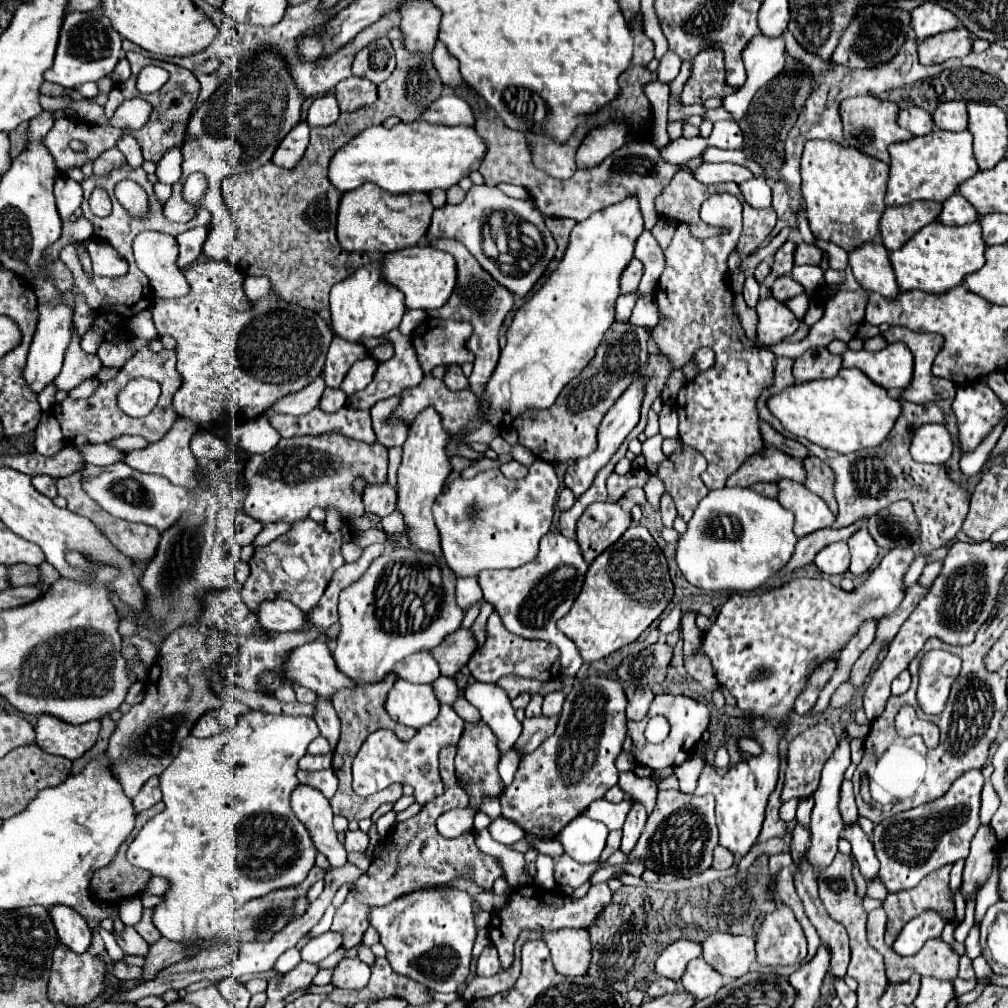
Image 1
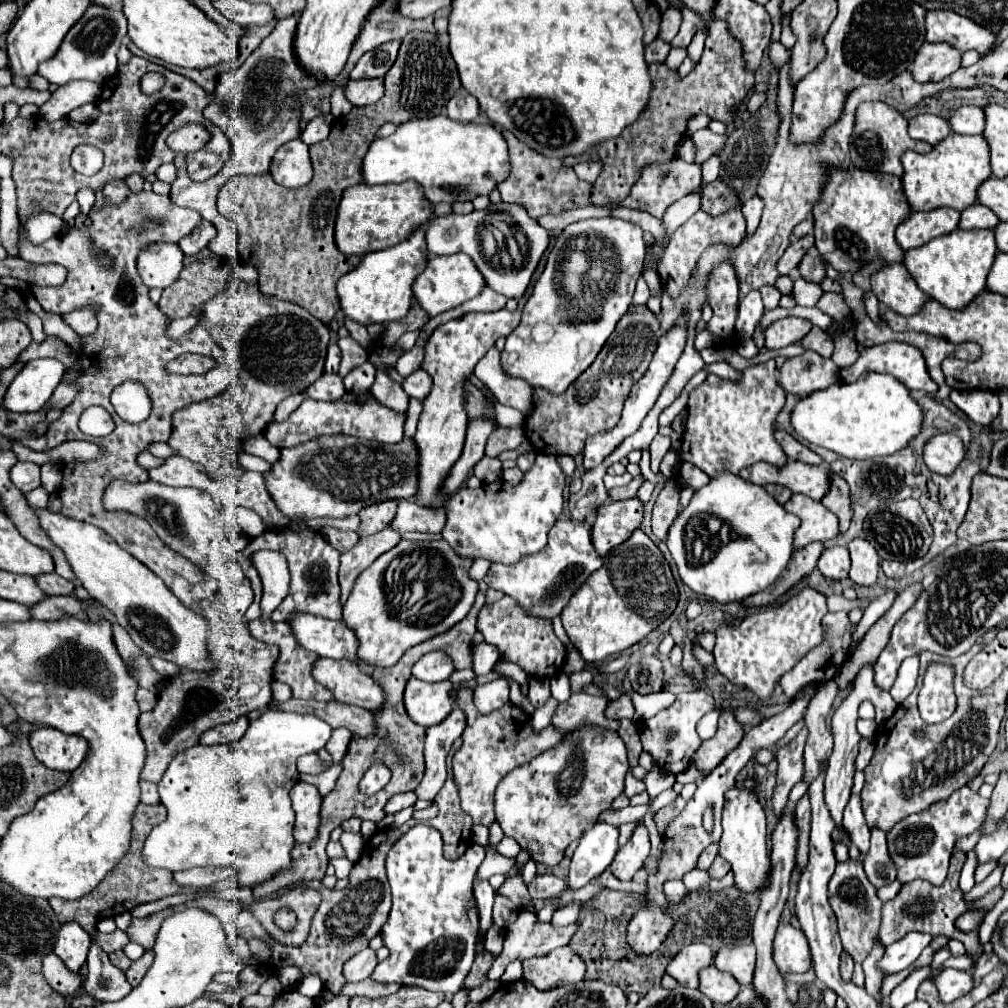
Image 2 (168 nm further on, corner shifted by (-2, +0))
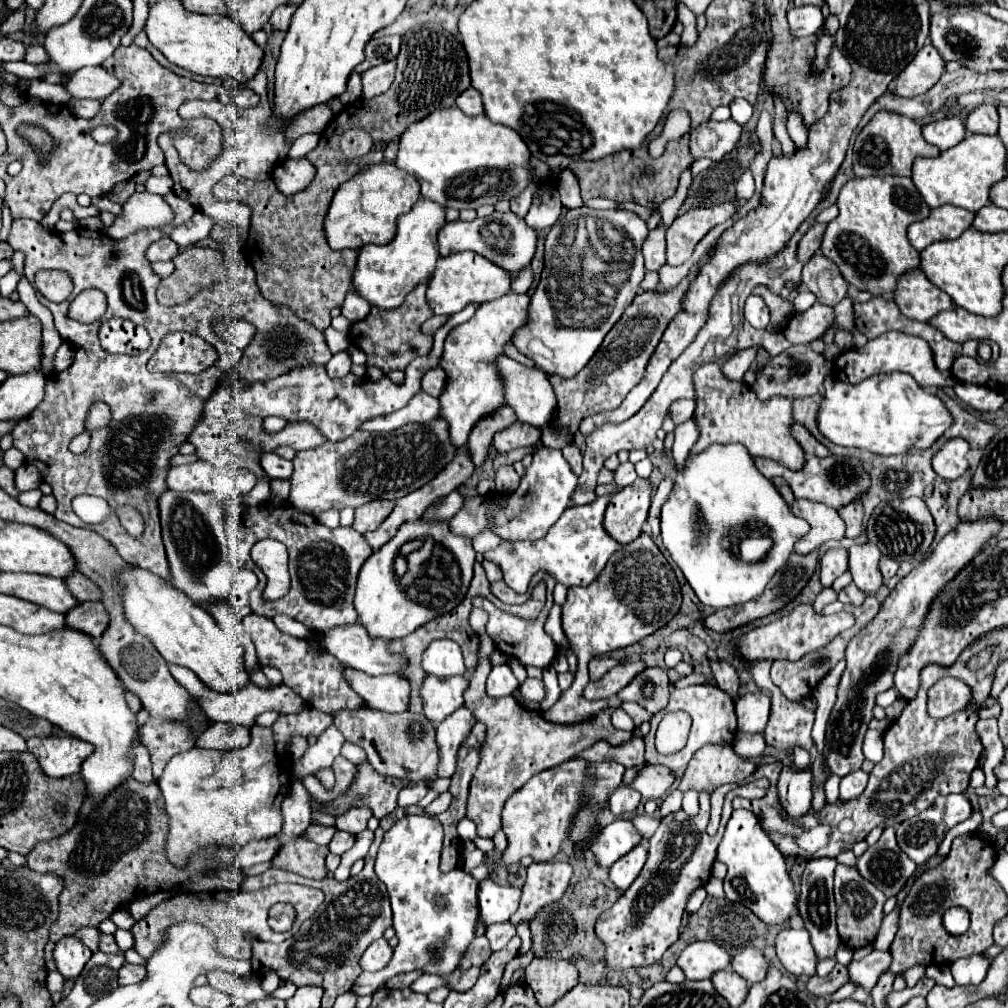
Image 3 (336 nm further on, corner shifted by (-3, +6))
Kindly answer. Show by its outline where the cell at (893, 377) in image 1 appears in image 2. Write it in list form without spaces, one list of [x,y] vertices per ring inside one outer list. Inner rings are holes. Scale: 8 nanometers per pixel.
[[[885,342],[879,346],[871,346],[871,348],[863,348],[859,352],[859,358],[853,366],[849,368],[841,368],[841,380],[843,382],[855,382],[859,380],[861,374],[865,372],[883,372],[883,374],[891,374],[897,380],[901,380],[909,390],[925,390],[927,394],[935,394],[937,392],[937,384],[931,380],[927,366],[925,366],[925,358],[921,354],[919,348],[905,344],[905,342]]]

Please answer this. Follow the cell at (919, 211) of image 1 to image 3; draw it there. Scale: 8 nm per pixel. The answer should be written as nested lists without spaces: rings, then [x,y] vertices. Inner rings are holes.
[[[940,206],[930,212],[926,220],[908,226],[908,240],[920,252],[936,240],[958,238],[966,228],[972,226],[974,212],[958,206]]]

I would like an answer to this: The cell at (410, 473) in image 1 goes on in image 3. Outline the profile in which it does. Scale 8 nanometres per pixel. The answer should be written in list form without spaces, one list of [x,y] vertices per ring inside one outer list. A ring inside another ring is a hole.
[[[506,294],[498,300],[482,304],[468,322],[452,328],[446,336],[444,354],[440,358],[440,368],[446,372],[446,386],[438,398],[440,412],[436,418],[448,422],[450,444],[454,448],[468,442],[472,426],[484,418],[484,414],[490,414],[504,404],[502,384],[494,366],[494,358],[502,354],[502,346],[510,342],[514,330],[526,322],[528,304],[528,294]]]

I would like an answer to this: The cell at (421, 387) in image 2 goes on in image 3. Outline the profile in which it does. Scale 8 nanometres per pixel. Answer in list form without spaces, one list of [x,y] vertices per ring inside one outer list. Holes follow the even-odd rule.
[[[432,368],[422,376],[422,390],[430,396],[440,396],[444,388],[444,370],[442,368]]]

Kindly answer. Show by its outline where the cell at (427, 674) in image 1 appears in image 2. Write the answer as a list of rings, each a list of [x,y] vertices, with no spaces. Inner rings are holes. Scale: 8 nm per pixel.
[[[441,650],[429,652],[421,656],[413,666],[413,676],[423,682],[441,682],[447,680],[453,674],[455,666],[449,654],[443,654]]]

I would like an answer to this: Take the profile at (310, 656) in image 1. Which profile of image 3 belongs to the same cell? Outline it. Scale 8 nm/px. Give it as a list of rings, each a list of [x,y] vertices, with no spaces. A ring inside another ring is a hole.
[[[344,668],[344,678],[368,708],[384,712],[404,712],[408,708],[408,682],[396,674],[368,676],[366,672]]]

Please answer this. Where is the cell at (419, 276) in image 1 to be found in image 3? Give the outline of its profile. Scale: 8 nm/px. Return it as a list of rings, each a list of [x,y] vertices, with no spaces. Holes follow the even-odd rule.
[[[454,252],[450,256],[442,256],[436,262],[436,270],[428,282],[426,300],[434,314],[456,314],[470,302],[490,302],[496,300],[510,290],[510,274],[498,268],[496,264],[490,264],[490,260],[482,258],[476,252]]]

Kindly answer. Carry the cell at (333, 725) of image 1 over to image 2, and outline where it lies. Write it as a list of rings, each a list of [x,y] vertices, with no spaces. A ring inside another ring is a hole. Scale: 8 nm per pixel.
[[[347,728],[333,730],[329,742],[325,744],[325,750],[333,756],[333,762],[341,762],[343,760],[343,756],[347,754],[349,742],[351,742],[351,732]]]

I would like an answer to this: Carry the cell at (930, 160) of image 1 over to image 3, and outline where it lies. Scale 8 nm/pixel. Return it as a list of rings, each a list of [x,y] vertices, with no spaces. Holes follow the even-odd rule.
[[[968,132],[960,144],[940,152],[940,156],[916,158],[912,166],[912,182],[930,208],[952,204],[976,212],[990,202],[990,186],[1006,176],[1004,156],[1004,144],[998,136]]]

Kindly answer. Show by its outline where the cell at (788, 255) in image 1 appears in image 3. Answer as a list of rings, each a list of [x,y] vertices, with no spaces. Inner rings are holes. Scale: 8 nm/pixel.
[[[814,224],[814,226],[802,236],[802,240],[800,240],[798,248],[796,248],[796,258],[798,258],[798,262],[806,264],[806,262],[810,260],[810,256],[818,252],[820,240],[822,240],[822,234],[824,234],[824,228],[826,228],[826,224]]]

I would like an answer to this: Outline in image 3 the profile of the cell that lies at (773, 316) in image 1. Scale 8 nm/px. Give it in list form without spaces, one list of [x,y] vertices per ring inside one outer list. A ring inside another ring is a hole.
[[[814,304],[808,312],[798,312],[790,318],[788,326],[782,330],[784,338],[794,344],[810,344],[822,338],[826,328],[834,322],[834,310],[824,304]]]

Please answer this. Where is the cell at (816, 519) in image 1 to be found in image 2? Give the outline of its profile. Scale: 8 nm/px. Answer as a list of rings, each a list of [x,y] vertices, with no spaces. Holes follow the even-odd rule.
[[[793,494],[785,504],[785,510],[801,518],[801,526],[793,540],[795,548],[803,548],[811,542],[827,542],[839,534],[837,518],[821,502],[803,494]]]

